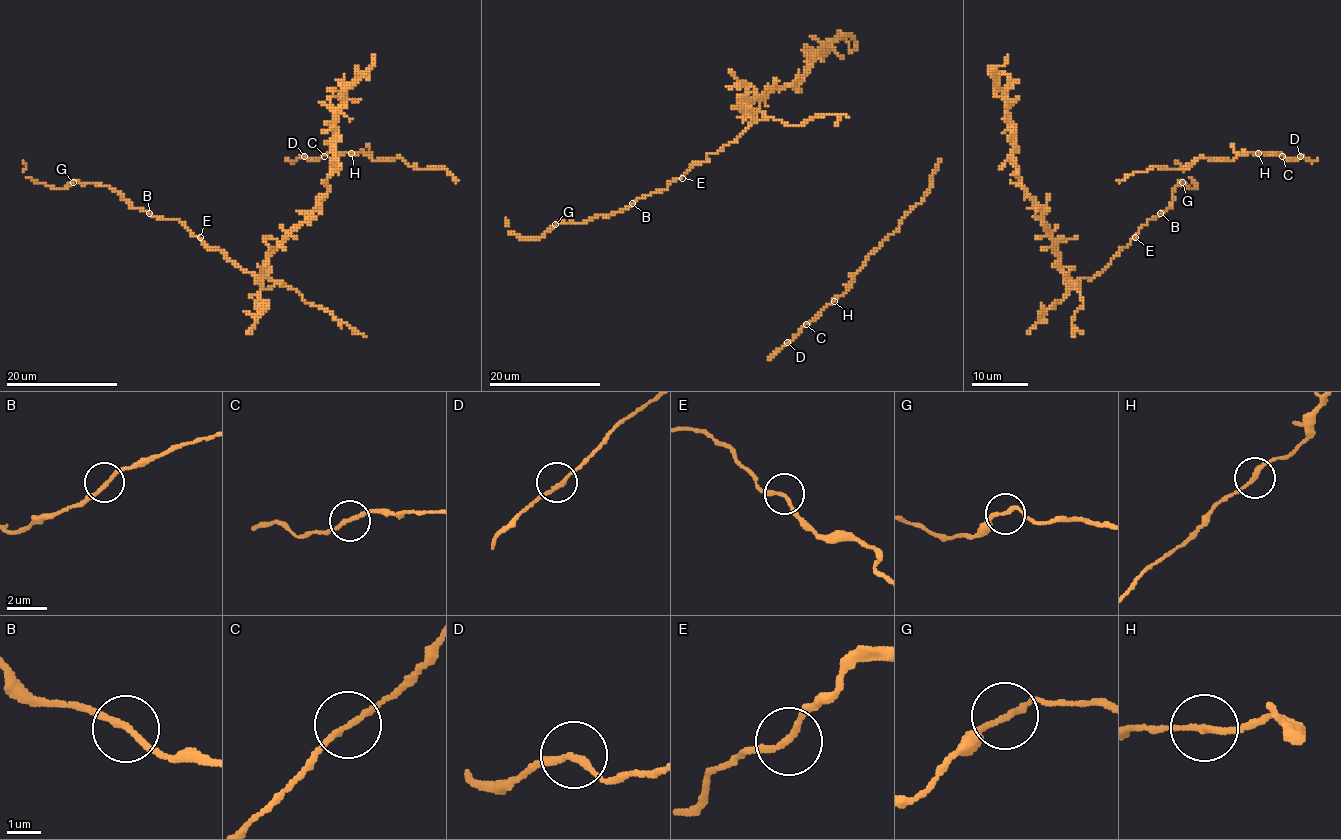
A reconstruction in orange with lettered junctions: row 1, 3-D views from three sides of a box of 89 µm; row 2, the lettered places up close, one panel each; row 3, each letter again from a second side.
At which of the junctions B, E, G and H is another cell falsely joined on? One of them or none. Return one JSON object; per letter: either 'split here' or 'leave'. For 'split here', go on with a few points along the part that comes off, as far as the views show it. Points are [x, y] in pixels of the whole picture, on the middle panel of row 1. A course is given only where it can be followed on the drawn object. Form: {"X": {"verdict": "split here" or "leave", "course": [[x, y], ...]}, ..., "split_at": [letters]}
{"B": {"verdict": "leave"}, "E": {"verdict": "leave"}, "G": {"verdict": "leave"}, "H": {"verdict": "leave"}, "split_at": []}

